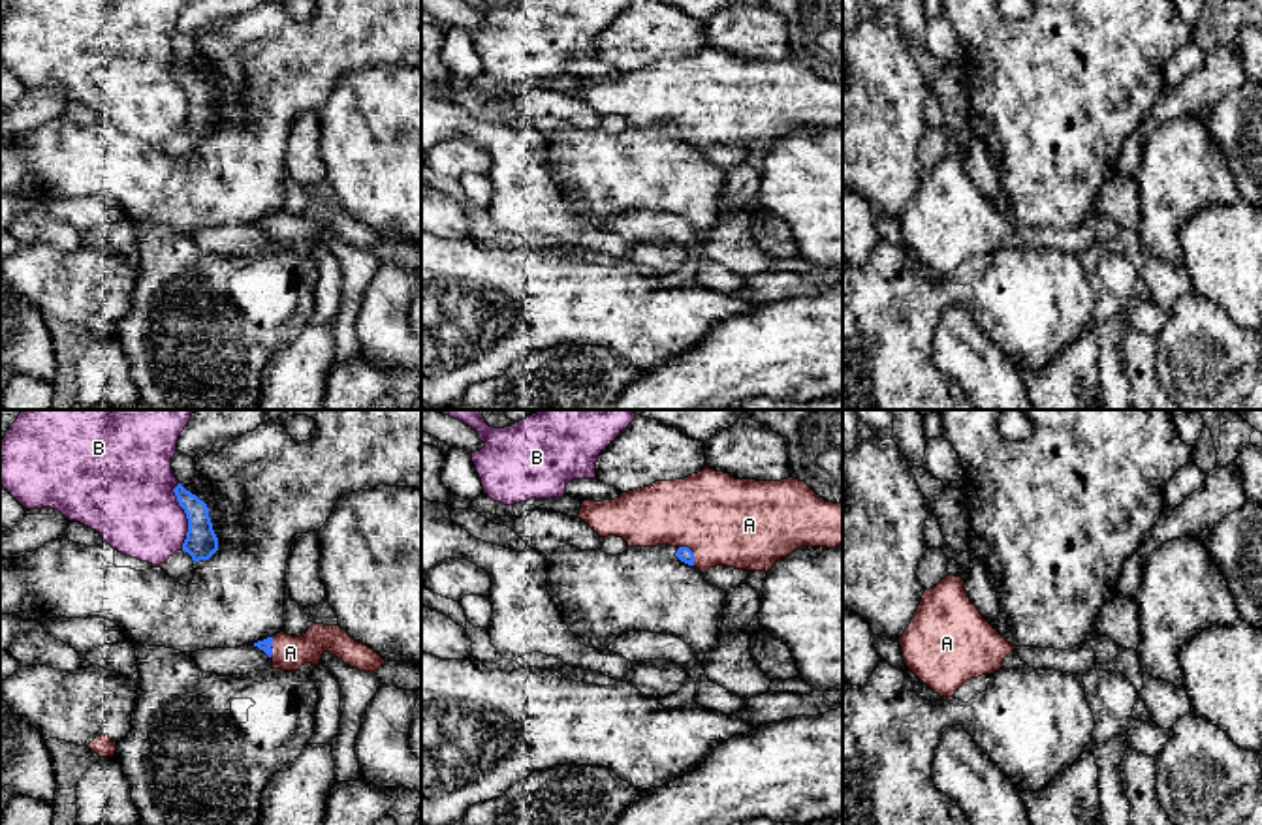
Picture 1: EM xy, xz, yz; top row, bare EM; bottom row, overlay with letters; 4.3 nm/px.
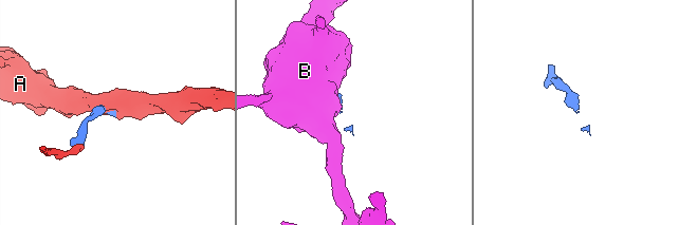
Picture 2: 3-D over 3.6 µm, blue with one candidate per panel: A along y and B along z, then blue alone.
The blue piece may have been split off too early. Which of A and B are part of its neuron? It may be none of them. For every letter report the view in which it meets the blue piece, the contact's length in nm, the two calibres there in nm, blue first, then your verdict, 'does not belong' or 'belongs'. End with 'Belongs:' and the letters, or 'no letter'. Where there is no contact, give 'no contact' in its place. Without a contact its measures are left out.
A: meets blue in xz; contact 110 nm long; 70 nm thick on the blue side, 380 nm on the other; belongs
B: meets blue in xy; contact 280 nm long; 140 nm thick on the blue side, 380 nm on the other; does not belong
Belongs: A

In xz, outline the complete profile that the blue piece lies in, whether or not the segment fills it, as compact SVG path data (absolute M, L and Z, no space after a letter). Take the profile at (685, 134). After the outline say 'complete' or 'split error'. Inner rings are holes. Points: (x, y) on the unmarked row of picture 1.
M705 45L685 58L656 60L615 79L583 79L577 98L600 117L623 117L628 126L671 124L675 135L705 152L726 145L769 150L801 126L843 128L843 83L826 81L805 60L735 58Z | split error

